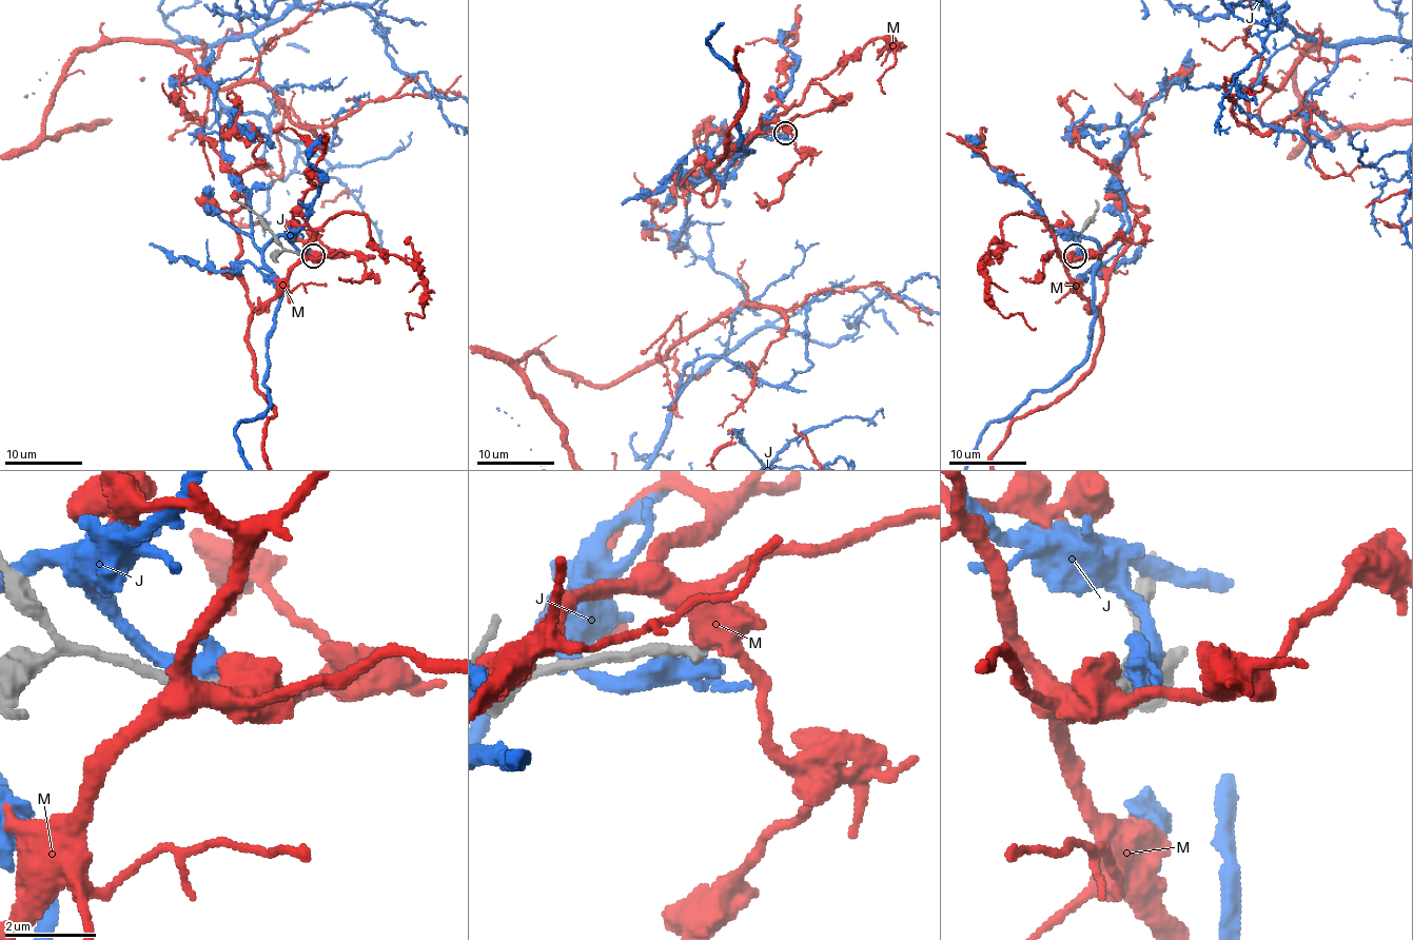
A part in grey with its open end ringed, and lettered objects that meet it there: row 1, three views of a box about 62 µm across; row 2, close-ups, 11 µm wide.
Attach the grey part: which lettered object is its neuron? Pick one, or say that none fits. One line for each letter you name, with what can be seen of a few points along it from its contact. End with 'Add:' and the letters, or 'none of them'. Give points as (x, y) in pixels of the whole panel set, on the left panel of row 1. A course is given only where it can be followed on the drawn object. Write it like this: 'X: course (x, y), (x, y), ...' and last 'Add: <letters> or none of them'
Add: none of them

